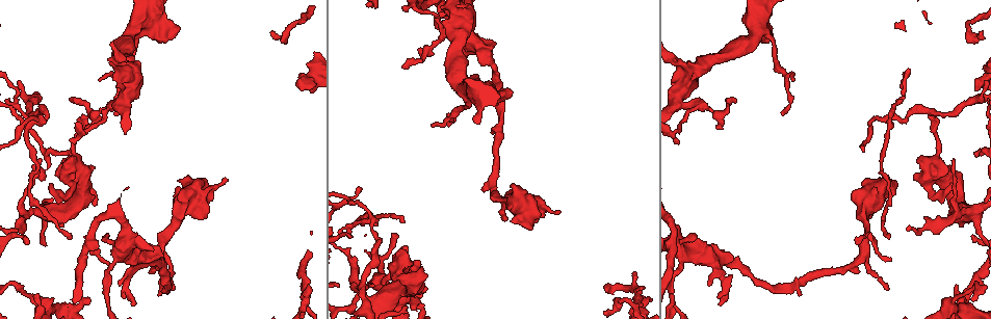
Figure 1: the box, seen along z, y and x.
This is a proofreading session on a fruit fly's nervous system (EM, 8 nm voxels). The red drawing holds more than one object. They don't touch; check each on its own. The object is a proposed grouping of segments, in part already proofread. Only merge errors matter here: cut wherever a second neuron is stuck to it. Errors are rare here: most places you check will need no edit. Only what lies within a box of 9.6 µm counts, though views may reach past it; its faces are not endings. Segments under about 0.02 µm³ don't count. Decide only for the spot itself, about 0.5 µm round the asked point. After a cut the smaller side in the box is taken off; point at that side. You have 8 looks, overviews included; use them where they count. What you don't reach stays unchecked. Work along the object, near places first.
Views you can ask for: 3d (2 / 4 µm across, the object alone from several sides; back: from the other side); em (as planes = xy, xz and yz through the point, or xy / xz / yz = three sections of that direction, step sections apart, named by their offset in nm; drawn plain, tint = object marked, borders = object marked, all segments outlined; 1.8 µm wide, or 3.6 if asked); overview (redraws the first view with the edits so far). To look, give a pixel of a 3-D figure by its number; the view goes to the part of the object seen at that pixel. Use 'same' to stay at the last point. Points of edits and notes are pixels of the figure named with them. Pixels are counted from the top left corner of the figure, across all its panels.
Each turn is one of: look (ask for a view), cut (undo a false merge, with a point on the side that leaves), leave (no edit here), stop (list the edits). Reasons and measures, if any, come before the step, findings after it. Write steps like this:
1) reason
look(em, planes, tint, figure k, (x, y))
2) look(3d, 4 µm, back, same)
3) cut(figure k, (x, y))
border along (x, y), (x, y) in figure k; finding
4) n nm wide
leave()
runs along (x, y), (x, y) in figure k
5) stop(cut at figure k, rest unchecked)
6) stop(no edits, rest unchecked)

four-way junction
look(em, 3.6 µm, planes, tint, figure 1, (147, 23))

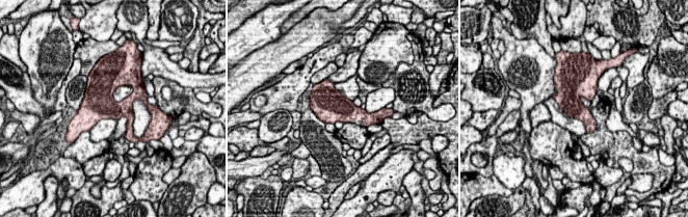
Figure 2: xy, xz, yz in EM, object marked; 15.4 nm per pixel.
leave()
one neuron here

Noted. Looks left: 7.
sudden change in width
look(em, planes, plain, figure 1, (49, 309))

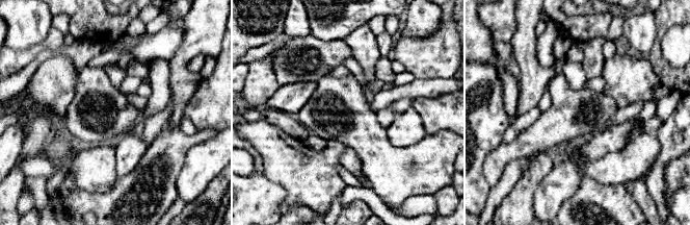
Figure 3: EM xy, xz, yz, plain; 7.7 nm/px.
look(em, planes, tint, same)

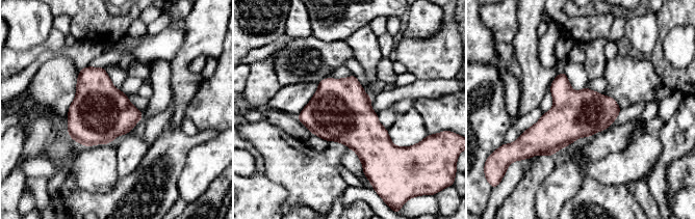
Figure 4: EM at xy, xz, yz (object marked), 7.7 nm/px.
360 nm wide
leave()
continuous, no second neuron

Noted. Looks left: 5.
four or more arms meet
look(em, planes, plain, figure 1, (889, 122))

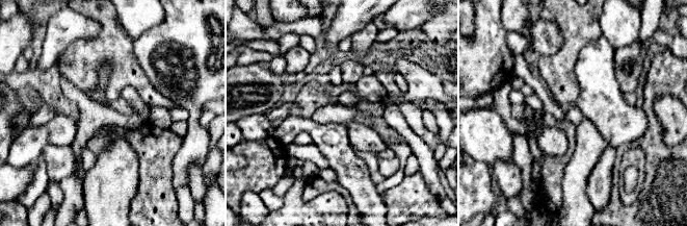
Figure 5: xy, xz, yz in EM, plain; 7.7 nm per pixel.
look(em, planes, tint, same)

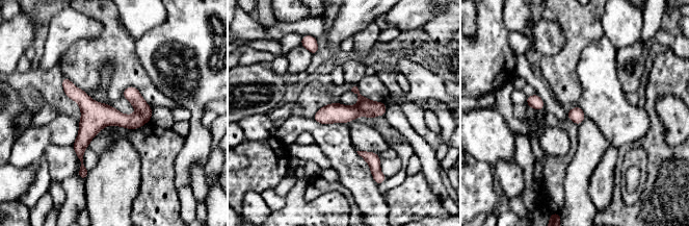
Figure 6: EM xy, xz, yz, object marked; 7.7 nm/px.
cut(figure 6, (333, 112))
border along (355, 105), (374, 116) in figure 6; two neurons meet here

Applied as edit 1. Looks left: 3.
stop(cut at figure 6, rest unchecked)

